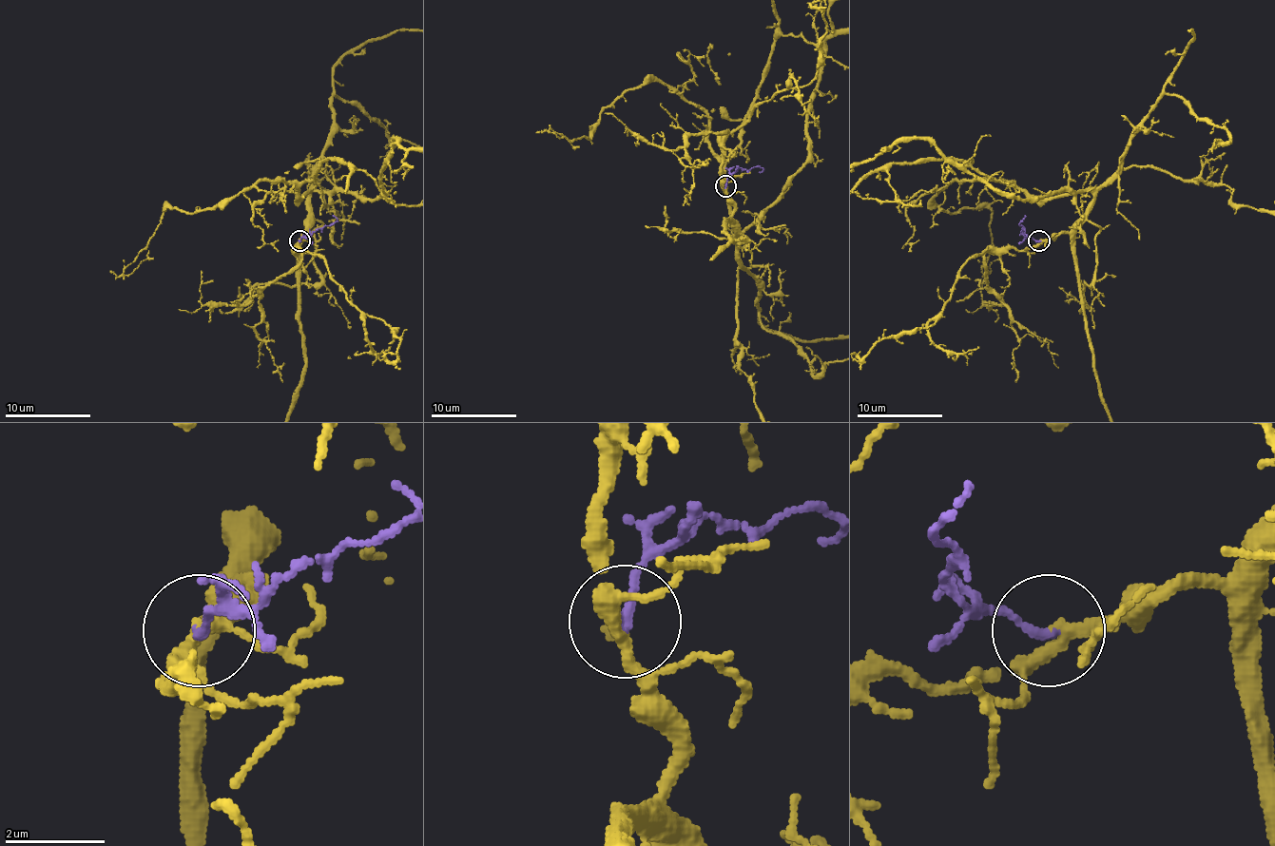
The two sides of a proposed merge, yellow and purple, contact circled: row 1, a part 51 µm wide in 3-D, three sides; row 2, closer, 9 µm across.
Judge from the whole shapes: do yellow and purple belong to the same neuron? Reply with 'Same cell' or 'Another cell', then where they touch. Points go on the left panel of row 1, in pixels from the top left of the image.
Same cell. Place: (299, 240)

